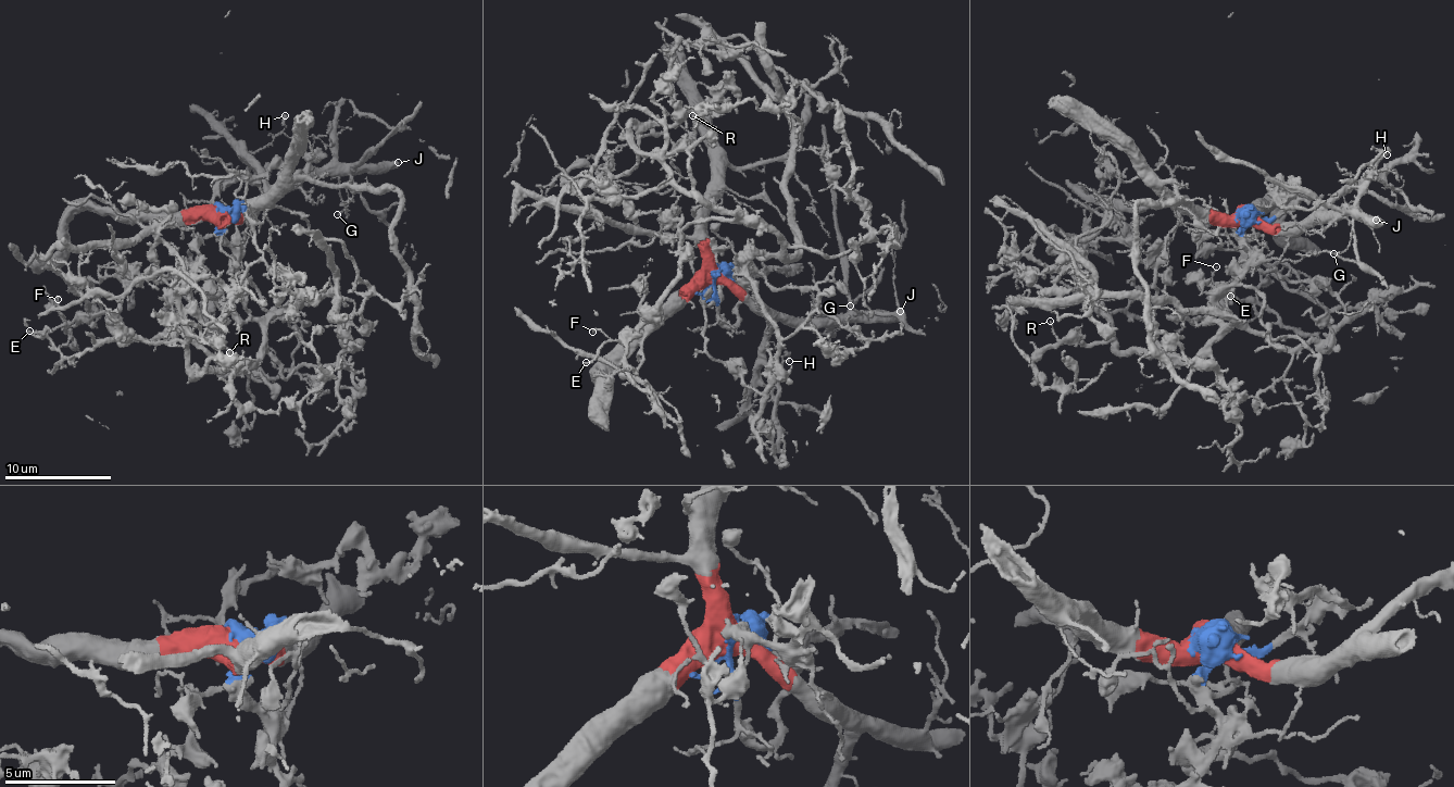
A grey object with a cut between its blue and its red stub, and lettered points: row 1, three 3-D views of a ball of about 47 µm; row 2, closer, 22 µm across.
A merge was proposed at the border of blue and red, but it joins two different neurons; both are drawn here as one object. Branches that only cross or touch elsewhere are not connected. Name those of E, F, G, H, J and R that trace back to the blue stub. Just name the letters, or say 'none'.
E, F, R

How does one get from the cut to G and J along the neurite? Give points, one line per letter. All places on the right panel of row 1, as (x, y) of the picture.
G: (1246, 214), (1258, 222), (1298, 228), (1341, 210), (1356, 217), (1350, 245), (1335, 253)
J: (1246, 214), (1258, 222), (1298, 228), (1340, 212), (1376, 224), (1376, 220)

